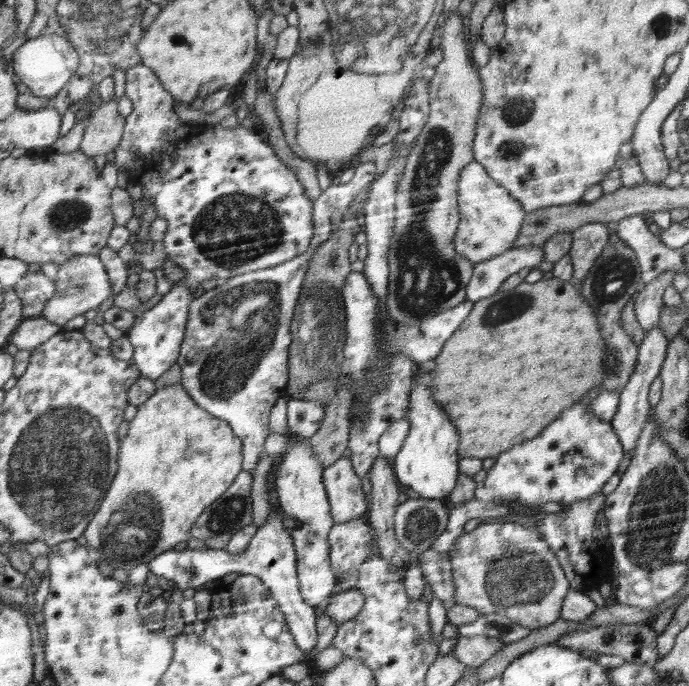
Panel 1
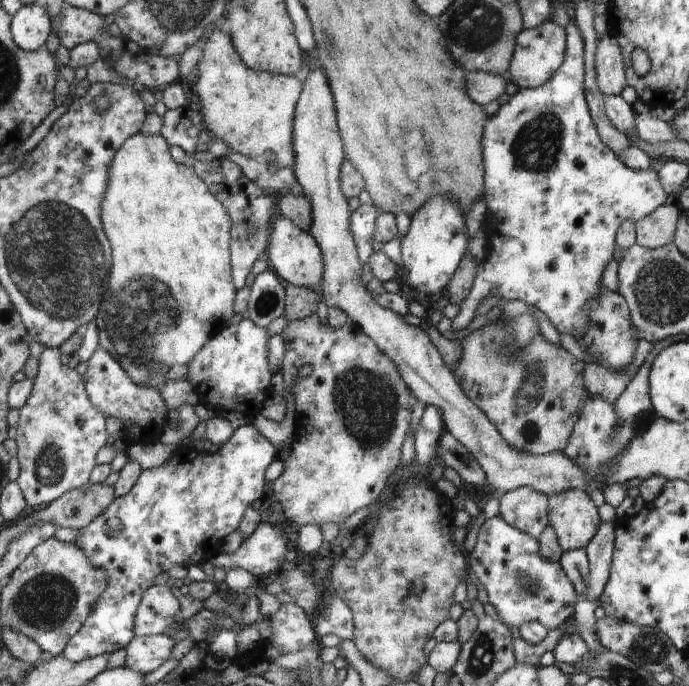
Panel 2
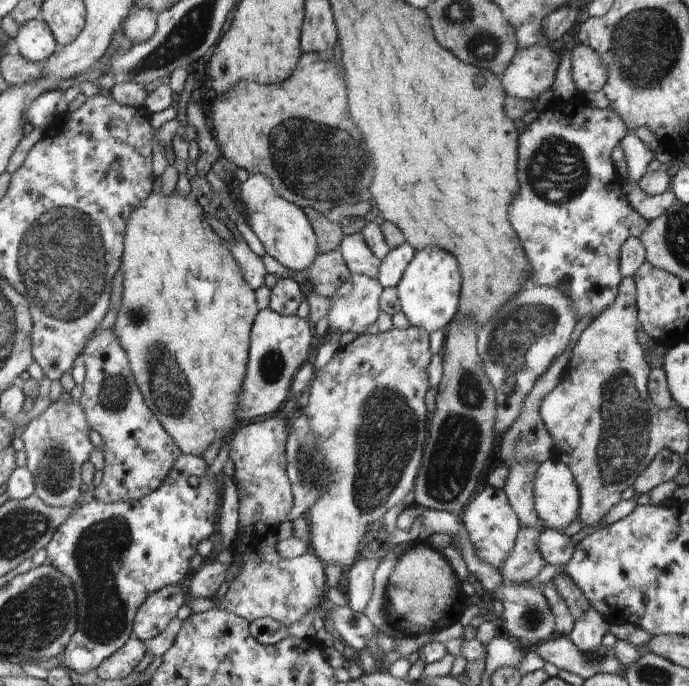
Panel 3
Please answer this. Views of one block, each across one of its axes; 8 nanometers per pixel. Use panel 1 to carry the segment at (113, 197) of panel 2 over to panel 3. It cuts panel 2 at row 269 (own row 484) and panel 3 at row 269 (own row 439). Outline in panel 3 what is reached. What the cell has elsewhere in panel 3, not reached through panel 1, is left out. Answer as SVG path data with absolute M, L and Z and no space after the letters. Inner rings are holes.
M154 192L153 196L150 196L146 203L139 207L131 217L126 243L127 249L123 259L125 292L114 330L116 330L119 340L123 342L123 348L127 349L128 355L131 357L136 379L148 405L151 406L151 410L162 420L163 426L175 438L183 453L202 457L212 444L216 444L217 440L222 441L225 436L228 436L229 432L232 432L232 428L236 428L236 424L240 424L238 408L242 382L246 378L250 334L252 333L255 317L259 313L255 292L244 280L243 272L239 268L238 262L231 256L231 252L224 244L224 240L211 228L210 222L208 222L199 202L191 195L180 196L180 194L174 194L168 197L164 192Z

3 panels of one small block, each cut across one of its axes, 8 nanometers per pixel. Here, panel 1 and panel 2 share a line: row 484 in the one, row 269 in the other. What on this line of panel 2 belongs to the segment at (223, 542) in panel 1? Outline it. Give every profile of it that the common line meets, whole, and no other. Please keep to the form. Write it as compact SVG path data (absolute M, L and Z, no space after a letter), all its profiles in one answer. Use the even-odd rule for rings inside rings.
M228 158L216 159L213 162L197 161L194 168L214 198L222 203L230 217L232 280L236 290L239 291L246 284L246 276L252 272L252 264L259 259L250 258L250 256L266 248L270 224L273 224L274 198L248 180L240 167Z

